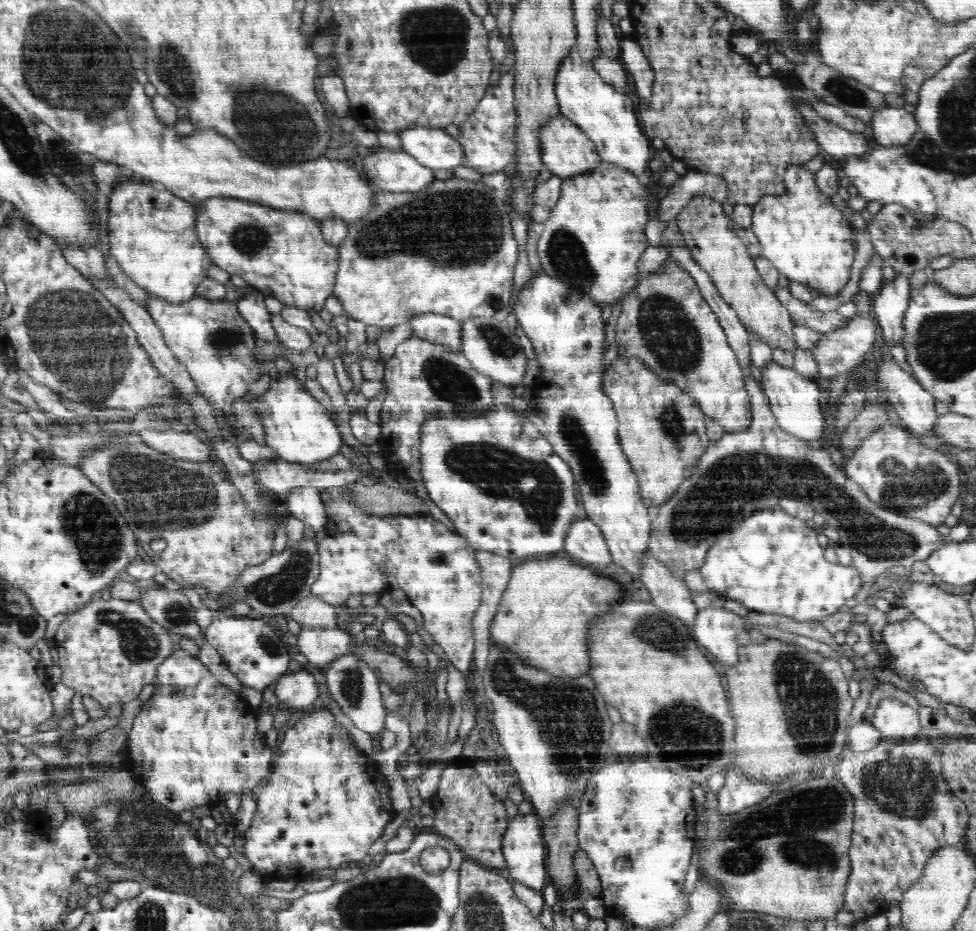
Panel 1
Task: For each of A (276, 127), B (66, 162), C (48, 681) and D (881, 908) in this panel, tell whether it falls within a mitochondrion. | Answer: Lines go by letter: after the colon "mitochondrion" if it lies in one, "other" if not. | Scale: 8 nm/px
A: mitochondrion
B: mitochondrion
C: other
D: other

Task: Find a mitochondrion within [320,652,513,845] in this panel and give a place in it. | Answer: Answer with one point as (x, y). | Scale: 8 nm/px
(350, 682)

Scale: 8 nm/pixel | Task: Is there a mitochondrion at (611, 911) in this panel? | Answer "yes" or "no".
no

